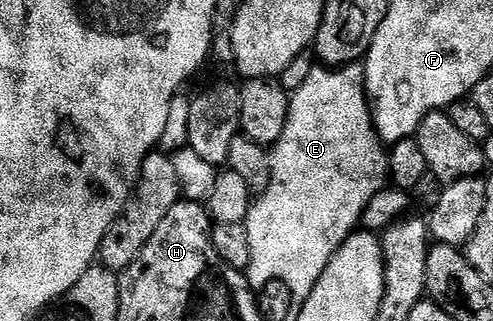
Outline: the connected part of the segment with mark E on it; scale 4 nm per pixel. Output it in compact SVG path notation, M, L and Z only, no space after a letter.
M361 62L349 63L347 67L335 67L333 69L325 65L316 65L312 73L308 73L308 81L300 85L298 91L293 92L290 101L288 121L284 125L284 133L277 143L273 144L271 154L271 183L265 192L259 194L250 204L250 212L246 214L246 232L248 233L248 245L250 246L250 266L248 278L251 288L261 289L268 283L275 281L283 283L292 293L292 301L295 305L305 303L310 291L320 281L328 261L333 257L340 245L361 224L365 207L372 201L372 197L378 191L385 188L388 183L388 151L381 139L378 138L378 130L374 128L374 116L370 113L370 100L366 97L366 73Z

